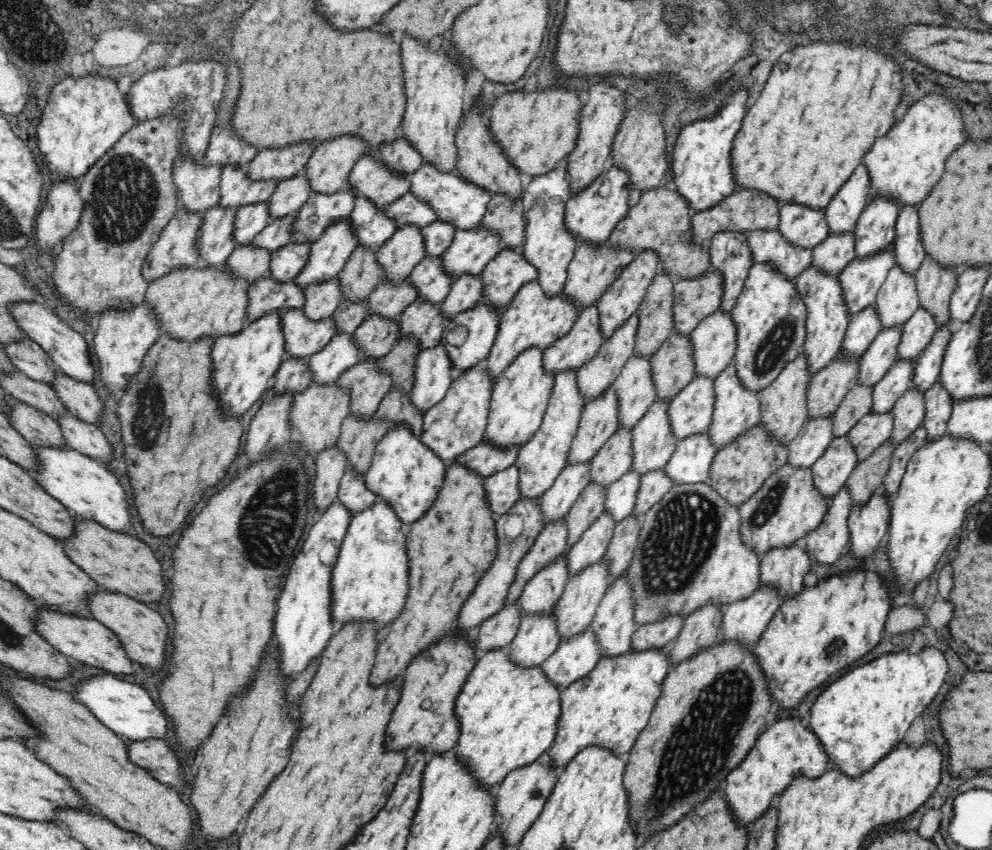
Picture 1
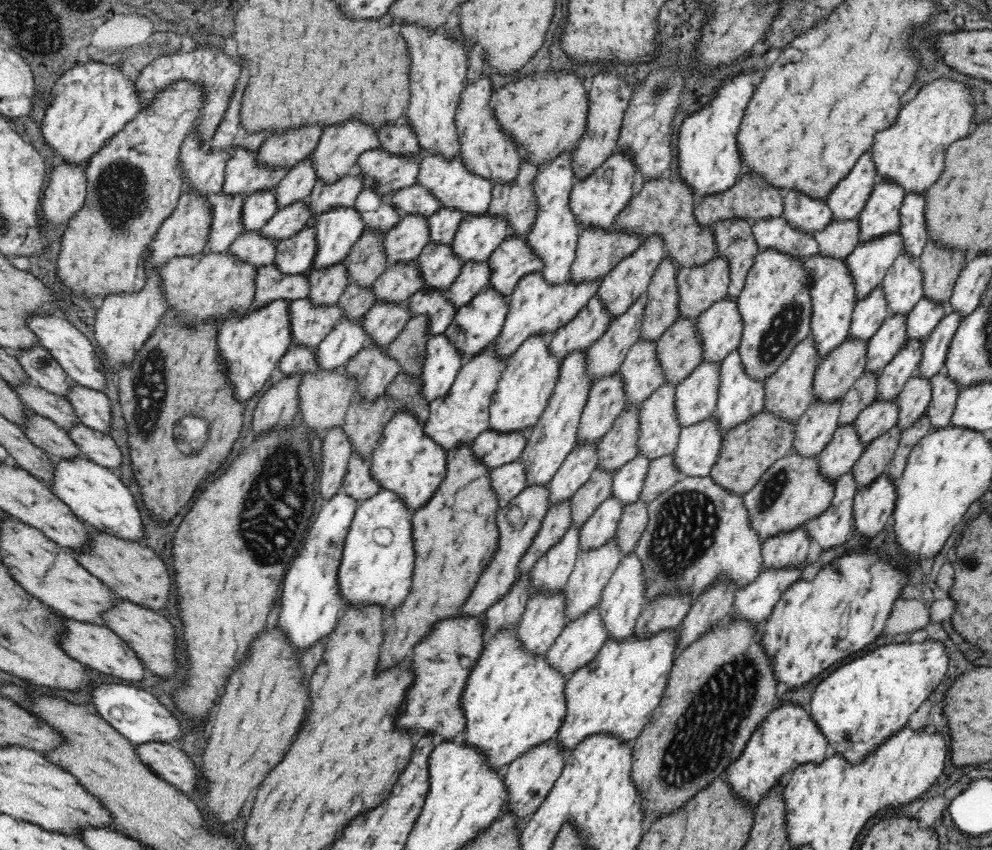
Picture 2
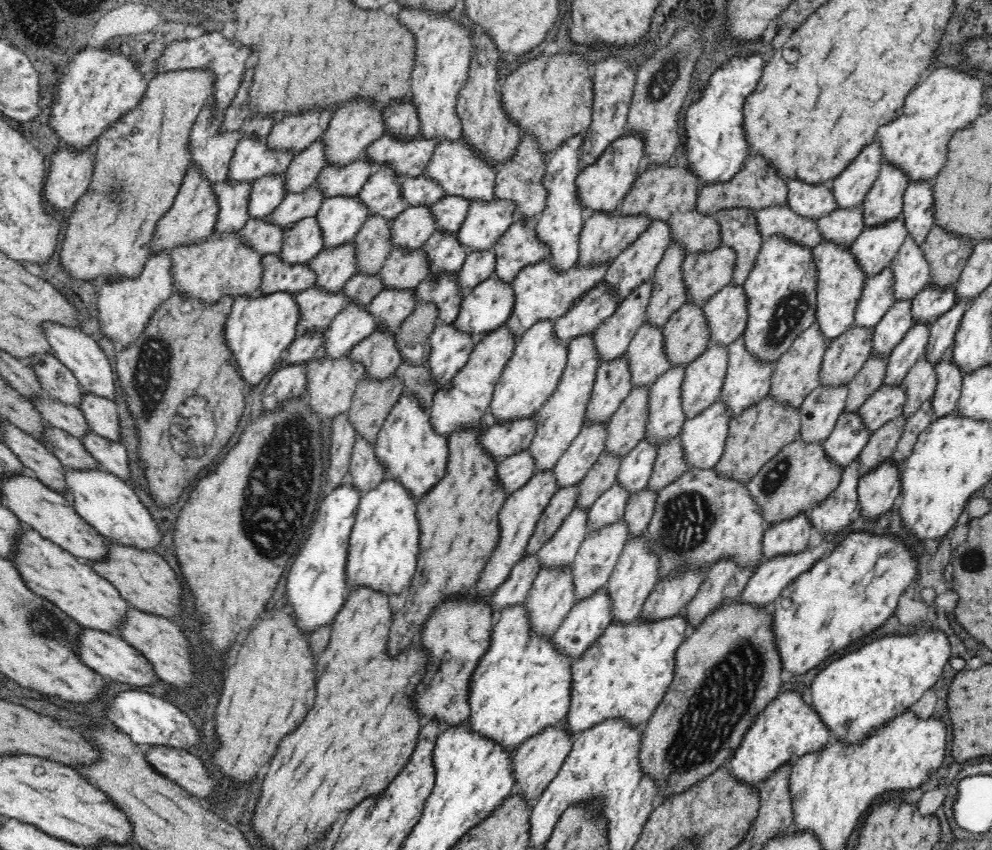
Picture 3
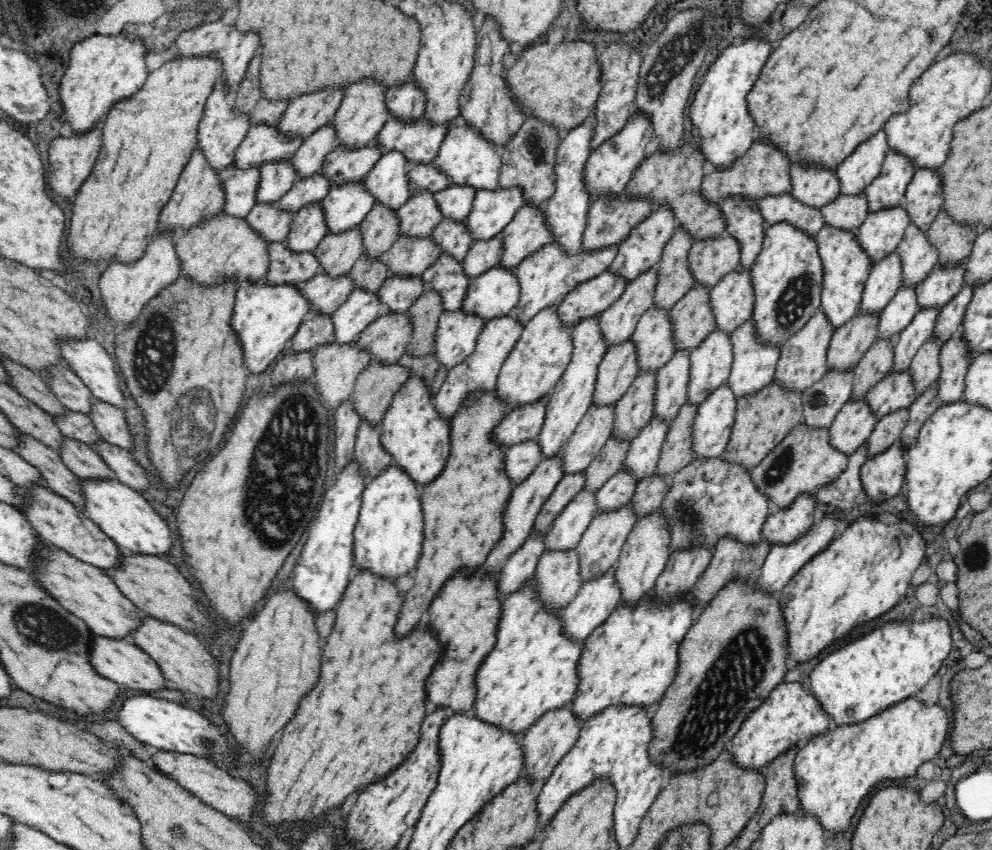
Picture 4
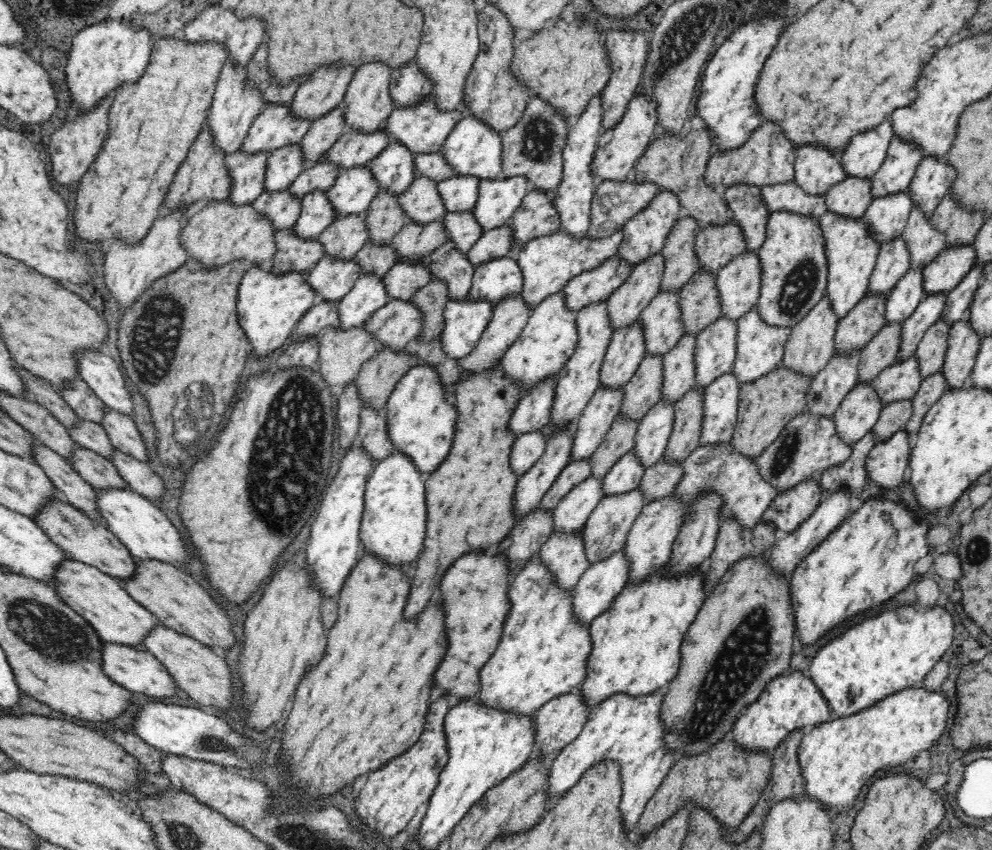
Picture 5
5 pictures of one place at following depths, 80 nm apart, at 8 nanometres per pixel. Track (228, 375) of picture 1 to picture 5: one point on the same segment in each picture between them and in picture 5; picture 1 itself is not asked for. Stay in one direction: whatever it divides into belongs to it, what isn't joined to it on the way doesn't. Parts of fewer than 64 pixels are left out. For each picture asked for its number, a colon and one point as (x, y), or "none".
2: (249, 349)
3: (259, 328)
4: (264, 318)
5: (269, 307)

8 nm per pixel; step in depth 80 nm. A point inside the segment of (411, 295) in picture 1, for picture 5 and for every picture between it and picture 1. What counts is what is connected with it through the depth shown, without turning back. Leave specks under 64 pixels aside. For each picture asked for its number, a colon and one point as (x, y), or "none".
2: (398, 283)
3: (402, 270)
4: (408, 257)
5: (414, 243)

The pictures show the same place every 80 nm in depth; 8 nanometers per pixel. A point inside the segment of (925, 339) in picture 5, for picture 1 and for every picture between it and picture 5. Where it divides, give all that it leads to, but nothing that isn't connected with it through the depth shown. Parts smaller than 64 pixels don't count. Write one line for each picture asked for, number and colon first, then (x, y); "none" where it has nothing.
1: (907, 414)
2: (913, 401)
3: (919, 384)
4: (924, 369)

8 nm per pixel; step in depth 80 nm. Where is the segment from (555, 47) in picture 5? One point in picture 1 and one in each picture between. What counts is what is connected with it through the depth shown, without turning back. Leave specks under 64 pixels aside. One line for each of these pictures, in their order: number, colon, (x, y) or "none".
1: (536, 131)
2: (545, 116)
3: (551, 99)
4: (559, 85)

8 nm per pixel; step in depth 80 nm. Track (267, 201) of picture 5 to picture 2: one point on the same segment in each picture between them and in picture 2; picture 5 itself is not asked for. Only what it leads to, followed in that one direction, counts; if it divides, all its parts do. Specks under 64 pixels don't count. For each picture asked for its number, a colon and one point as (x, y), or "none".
2: (251, 247)
3: (259, 234)
4: (272, 225)

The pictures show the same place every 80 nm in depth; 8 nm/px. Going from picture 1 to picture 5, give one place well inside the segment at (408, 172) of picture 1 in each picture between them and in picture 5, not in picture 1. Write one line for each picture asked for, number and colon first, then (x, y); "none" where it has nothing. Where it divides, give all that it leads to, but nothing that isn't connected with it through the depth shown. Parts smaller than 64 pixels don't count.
2: (399, 139)
3: (400, 121)
4: (406, 103)
5: (408, 88)

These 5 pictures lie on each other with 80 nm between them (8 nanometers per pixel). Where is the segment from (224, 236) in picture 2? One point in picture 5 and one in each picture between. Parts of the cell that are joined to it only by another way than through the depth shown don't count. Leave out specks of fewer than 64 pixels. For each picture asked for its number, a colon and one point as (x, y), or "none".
3: (232, 215)
4: (239, 187)
5: (246, 172)

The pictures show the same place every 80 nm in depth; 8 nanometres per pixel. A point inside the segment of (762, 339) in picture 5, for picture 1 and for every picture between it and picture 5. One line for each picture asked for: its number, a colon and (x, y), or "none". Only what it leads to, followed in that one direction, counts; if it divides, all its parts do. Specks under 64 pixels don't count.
1: (735, 410)
2: (739, 398)
3: (747, 381)
4: (753, 367)

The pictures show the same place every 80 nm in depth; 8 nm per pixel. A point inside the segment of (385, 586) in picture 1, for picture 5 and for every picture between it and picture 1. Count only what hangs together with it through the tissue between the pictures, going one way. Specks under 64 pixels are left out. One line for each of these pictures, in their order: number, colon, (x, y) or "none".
2: (376, 566)
3: (383, 546)
4: (388, 537)
5: (392, 528)

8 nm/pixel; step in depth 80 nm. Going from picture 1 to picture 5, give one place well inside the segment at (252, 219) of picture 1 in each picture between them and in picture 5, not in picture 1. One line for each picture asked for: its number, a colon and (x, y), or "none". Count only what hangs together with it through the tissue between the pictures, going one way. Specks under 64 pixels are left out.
2: (258, 208)
3: (265, 195)
4: (276, 179)
5: (284, 165)

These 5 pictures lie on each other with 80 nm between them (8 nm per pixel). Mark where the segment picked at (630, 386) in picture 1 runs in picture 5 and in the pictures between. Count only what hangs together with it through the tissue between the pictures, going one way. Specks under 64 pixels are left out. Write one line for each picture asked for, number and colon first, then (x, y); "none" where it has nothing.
2: (641, 373)
3: (645, 356)
4: (652, 337)
5: (660, 323)

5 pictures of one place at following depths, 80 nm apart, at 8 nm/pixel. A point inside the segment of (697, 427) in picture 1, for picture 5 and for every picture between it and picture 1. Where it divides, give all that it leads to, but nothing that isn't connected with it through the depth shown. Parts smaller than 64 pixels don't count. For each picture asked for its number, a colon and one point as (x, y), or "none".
2: (695, 400)
3: (701, 386)
4: (710, 363)
5: (714, 348)

